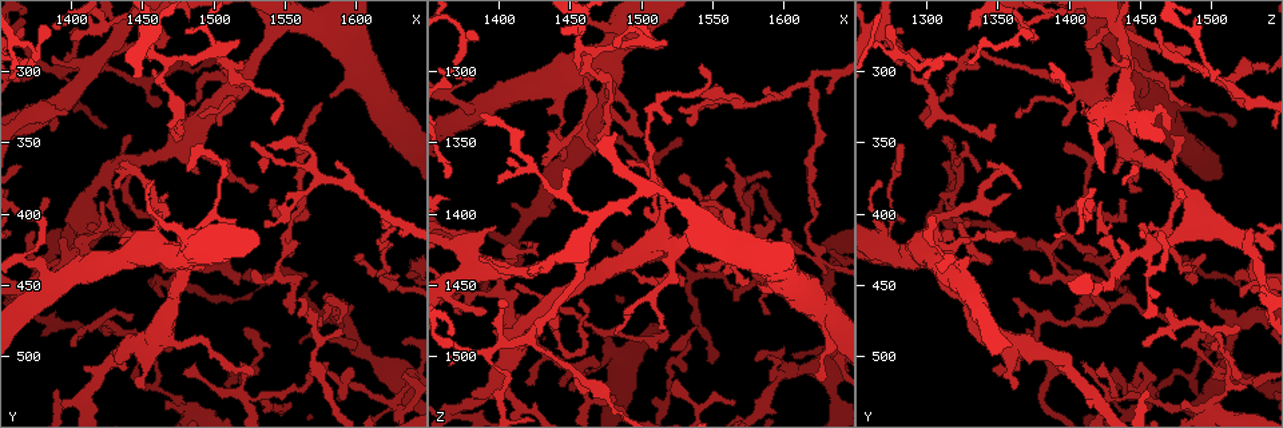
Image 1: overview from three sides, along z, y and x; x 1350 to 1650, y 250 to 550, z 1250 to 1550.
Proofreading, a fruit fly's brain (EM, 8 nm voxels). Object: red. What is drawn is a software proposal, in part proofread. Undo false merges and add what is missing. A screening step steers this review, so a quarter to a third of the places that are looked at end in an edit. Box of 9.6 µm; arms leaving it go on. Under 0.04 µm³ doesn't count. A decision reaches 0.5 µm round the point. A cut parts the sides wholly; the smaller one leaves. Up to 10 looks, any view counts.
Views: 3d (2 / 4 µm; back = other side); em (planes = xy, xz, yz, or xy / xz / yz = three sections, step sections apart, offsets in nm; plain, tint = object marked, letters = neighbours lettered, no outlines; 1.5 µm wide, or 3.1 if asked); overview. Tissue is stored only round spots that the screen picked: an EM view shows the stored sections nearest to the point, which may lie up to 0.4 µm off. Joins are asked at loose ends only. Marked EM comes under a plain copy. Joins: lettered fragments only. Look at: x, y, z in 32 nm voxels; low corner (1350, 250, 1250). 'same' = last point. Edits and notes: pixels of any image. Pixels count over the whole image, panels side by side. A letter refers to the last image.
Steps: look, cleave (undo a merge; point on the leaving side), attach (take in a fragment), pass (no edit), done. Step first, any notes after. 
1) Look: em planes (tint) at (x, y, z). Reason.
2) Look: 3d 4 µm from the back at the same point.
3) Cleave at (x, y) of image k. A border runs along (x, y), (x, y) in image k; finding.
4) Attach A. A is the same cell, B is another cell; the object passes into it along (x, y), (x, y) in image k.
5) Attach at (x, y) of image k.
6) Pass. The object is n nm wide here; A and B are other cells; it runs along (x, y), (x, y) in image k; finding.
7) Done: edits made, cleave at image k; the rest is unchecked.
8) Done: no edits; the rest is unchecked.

Look: 3d 4 µm at (1626, 448, 1430). Abrupt turn.

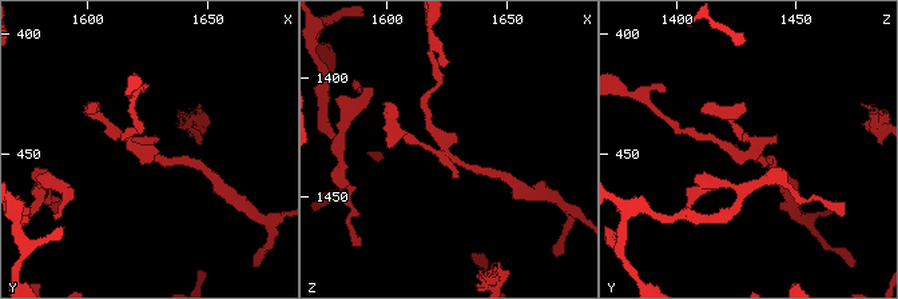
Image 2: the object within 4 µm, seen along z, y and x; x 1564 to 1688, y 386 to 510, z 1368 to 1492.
Look: em 3.1 µm xy step 8 (tint) at (1625, 450, 1428). Need the tissue.

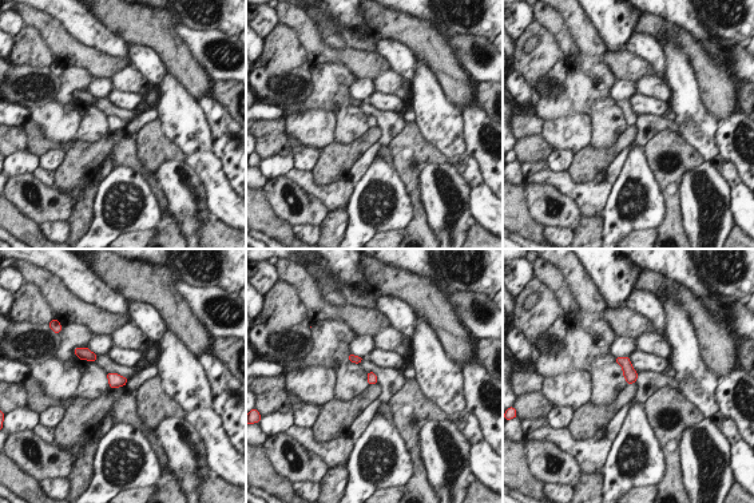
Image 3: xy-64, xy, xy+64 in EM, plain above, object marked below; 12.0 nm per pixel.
Look: em 3.1 µm planes (letters) at the same point. Another direction.

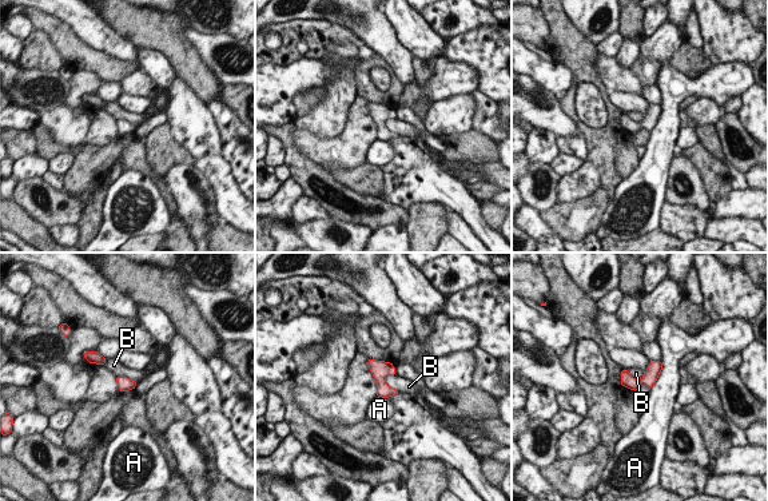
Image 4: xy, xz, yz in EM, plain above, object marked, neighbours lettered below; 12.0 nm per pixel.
Pass. The longest contact is with A, 360 nm; A and B are other cells; one neuron here.

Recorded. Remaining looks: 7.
Look: em yz step 4 (letters) at (1528, 384, 1452). Thin end.

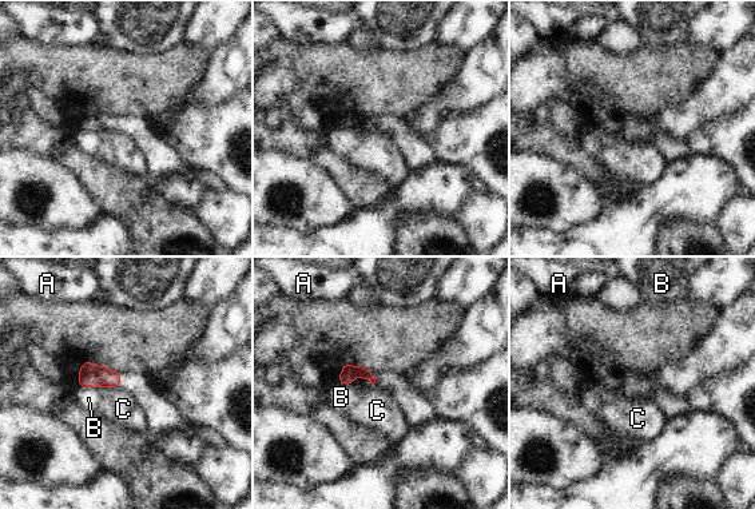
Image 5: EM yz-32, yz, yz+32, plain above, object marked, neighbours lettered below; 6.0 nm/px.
Look: em planes (letters) at the same point. Cut it another way.

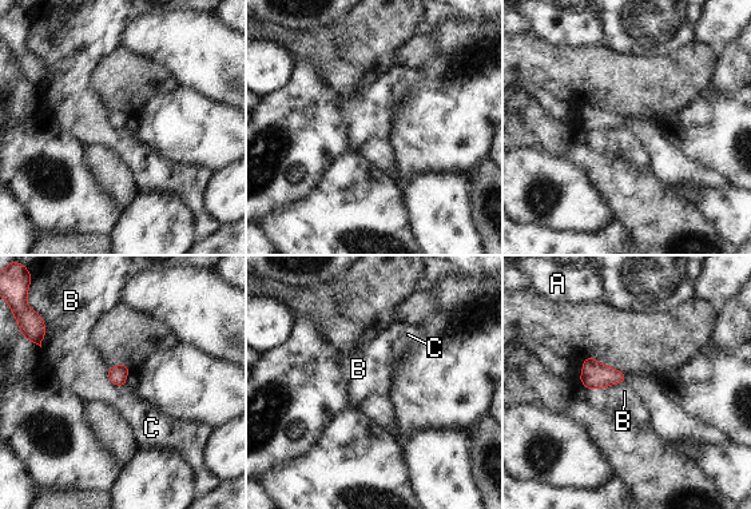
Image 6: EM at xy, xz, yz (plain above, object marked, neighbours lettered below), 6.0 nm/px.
Pass. A, B and C are other cells; a border runs along (626, 376), (620, 382), (585, 389) in image 6; none of them fits.

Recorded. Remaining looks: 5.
Look: 3d 2 µm at (1420, 392, 1422). Free end.

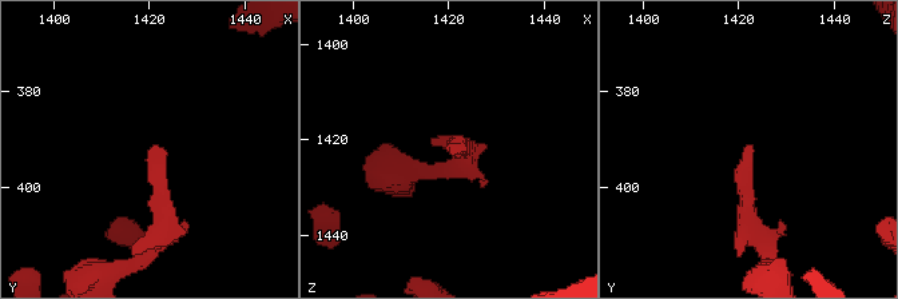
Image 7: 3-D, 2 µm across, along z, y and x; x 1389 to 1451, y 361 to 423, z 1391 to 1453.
Look: em yz step 4 (tint) at (1420, 391, 1422). Now the EM.

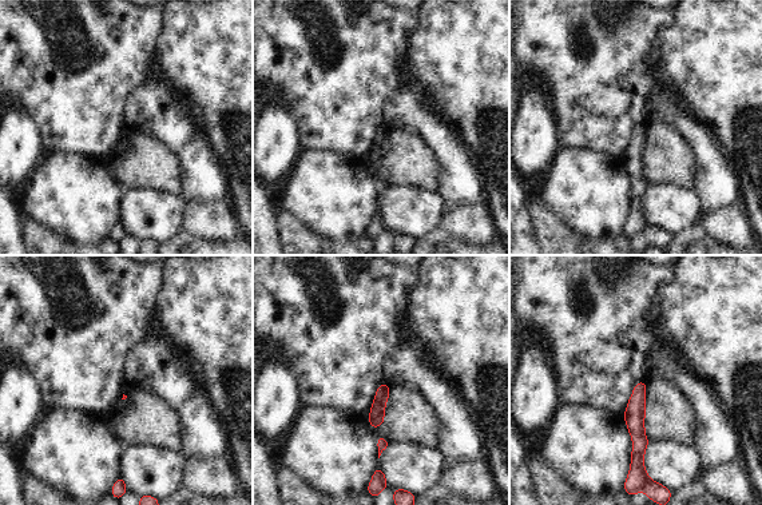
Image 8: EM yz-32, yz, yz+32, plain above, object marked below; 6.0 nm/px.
Look: em yz step 4 (letters) at the same point. See the neighbours.

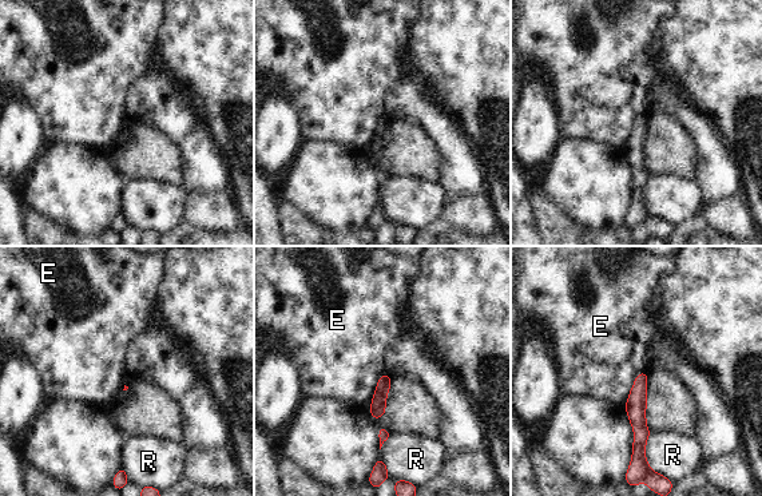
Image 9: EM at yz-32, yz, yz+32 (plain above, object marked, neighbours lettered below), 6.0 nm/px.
Pass. The longest contact is with E, 240 nm; E and R are other cells; none of them fits.

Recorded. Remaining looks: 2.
Look: 3d 2 µm at (1462, 290, 1284). Side arm on a straight run.

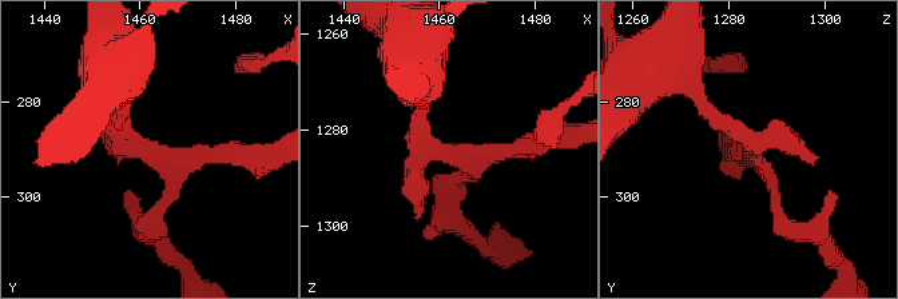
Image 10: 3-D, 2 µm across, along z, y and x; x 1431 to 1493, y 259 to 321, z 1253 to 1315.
Look: em planes (letters) at (1462, 290, 1284). 3 arms meet here; the arms are 170, 190, 380 nm wide; shape alone is not enough.

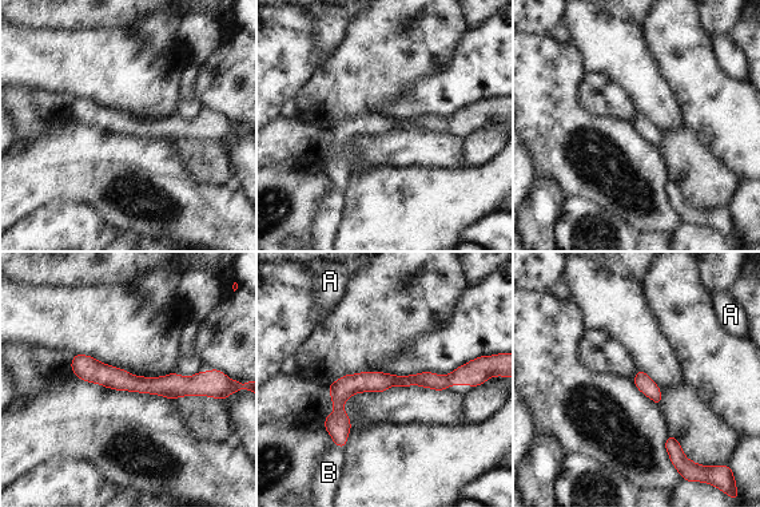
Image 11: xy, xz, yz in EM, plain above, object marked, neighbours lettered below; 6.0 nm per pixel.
Pass. The longest contact is with B, 70 nm; A and B are other cells; it runs along (454, 375), (354, 383), (329, 427) in image 11; continuous, no second neuron.

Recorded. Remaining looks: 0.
Done: no edits; the rest is unchecked.

